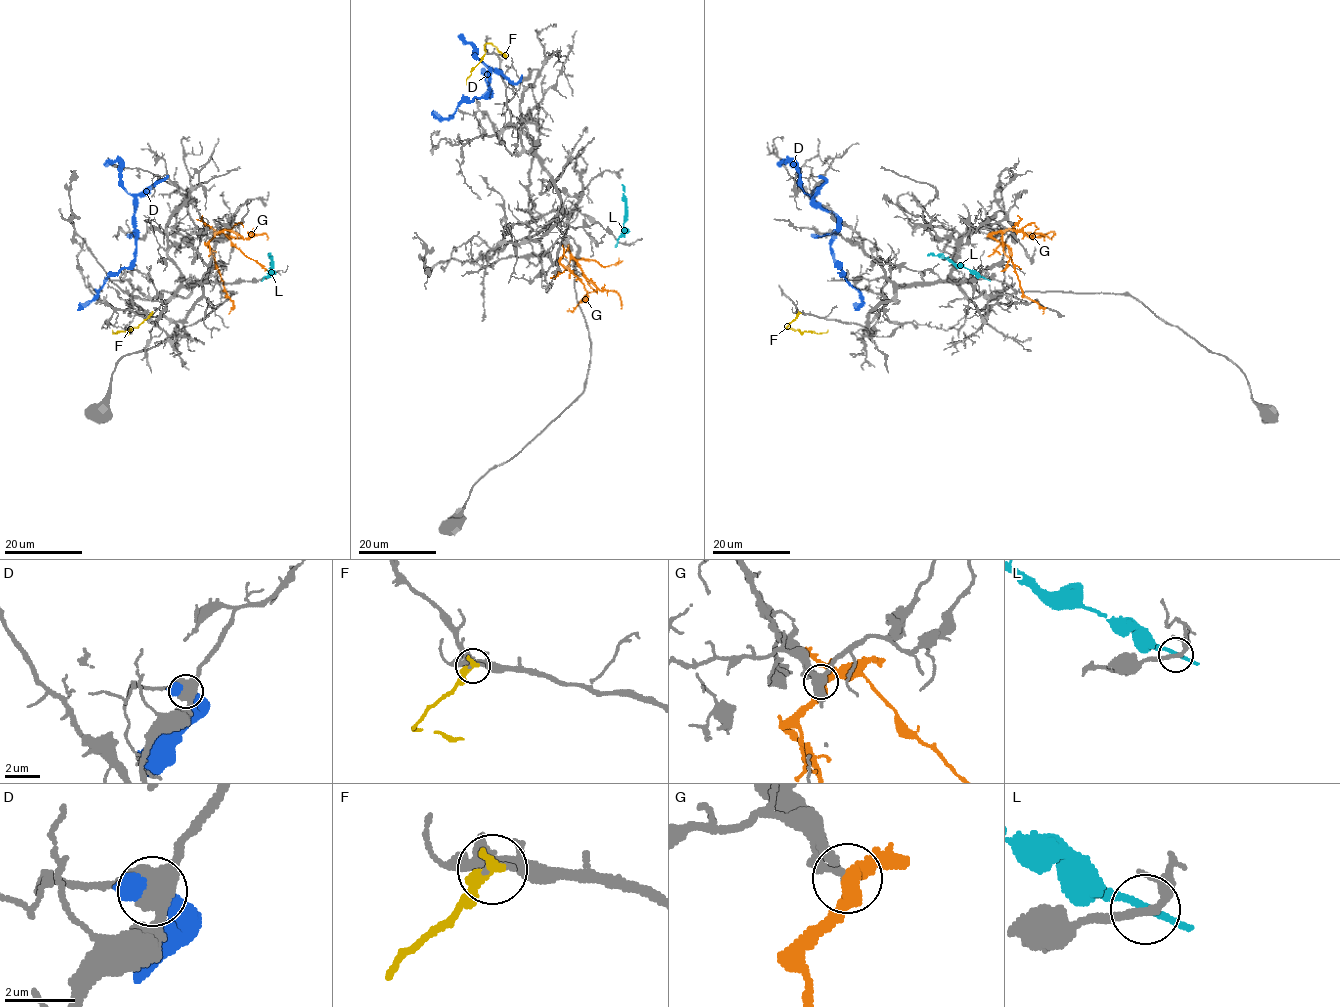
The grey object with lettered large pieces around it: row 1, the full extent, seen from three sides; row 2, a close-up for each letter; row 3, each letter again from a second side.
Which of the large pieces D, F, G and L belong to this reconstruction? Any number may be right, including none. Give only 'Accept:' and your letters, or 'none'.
Accept: none

